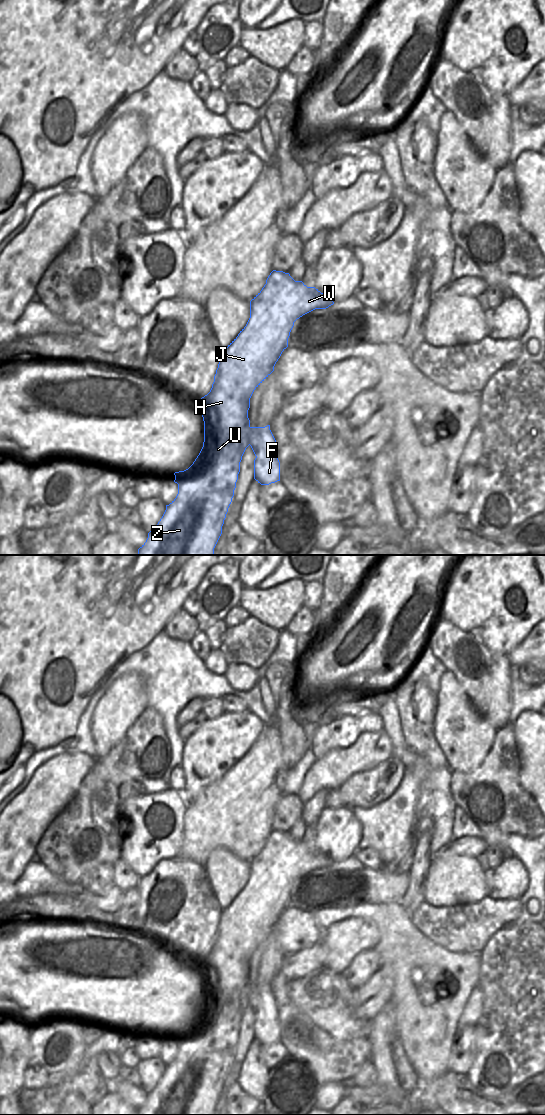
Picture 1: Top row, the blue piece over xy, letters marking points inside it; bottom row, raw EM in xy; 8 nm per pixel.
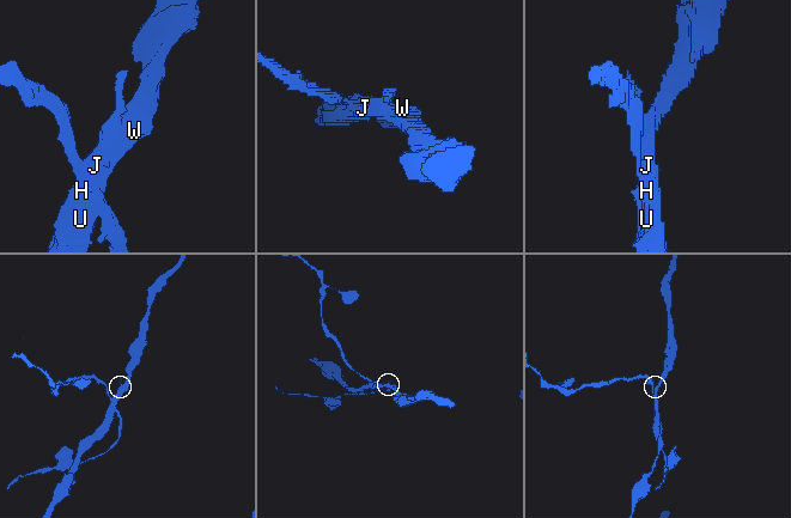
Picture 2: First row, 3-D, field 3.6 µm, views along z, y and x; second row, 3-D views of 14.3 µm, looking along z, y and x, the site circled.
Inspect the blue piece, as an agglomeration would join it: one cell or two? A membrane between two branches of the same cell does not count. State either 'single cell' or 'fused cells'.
fused cells

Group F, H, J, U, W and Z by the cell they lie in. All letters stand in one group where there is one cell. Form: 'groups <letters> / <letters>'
groups F / H J U W Z

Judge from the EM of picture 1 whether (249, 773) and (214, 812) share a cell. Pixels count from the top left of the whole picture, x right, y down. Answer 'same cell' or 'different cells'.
same cell

